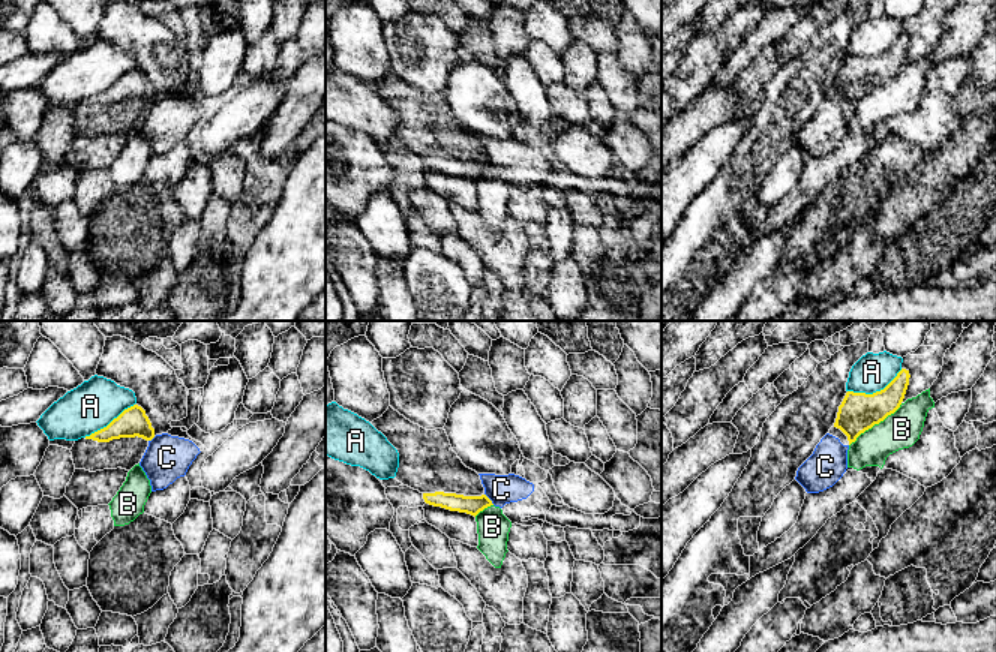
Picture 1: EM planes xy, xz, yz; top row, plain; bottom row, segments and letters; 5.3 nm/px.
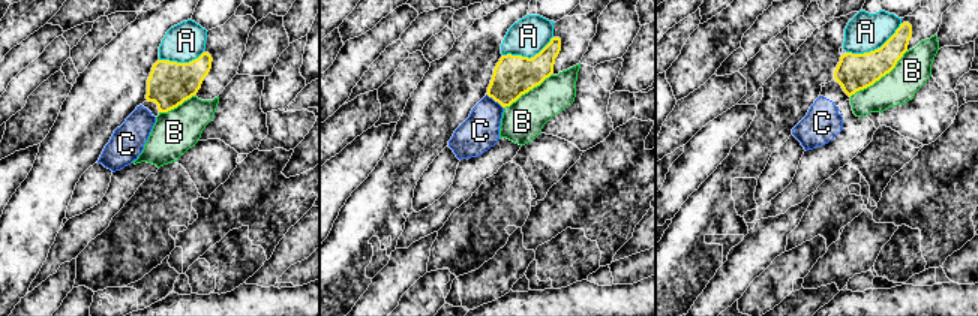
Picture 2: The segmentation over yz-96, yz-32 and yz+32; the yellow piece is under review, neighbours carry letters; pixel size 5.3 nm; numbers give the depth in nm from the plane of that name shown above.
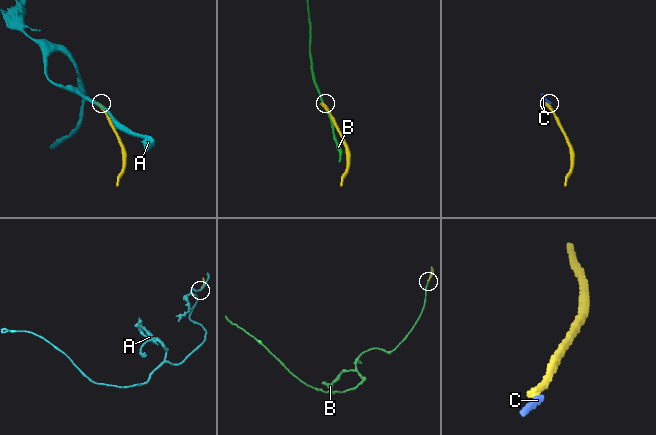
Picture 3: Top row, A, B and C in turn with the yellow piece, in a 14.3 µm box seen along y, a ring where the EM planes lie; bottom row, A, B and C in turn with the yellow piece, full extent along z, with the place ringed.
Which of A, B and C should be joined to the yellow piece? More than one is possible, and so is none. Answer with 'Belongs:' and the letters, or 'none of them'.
Belongs: none of them

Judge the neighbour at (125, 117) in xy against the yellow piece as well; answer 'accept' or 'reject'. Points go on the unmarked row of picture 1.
accept

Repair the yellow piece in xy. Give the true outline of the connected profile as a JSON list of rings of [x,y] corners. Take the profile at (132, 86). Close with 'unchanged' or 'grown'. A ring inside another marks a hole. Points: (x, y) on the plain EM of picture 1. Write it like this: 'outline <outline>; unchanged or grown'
outline [[[134,69],[106,91],[75,105],[70,114],[75,133],[96,136],[122,132],[130,135],[141,126],[153,102],[154,93],[146,75]]]; grown

